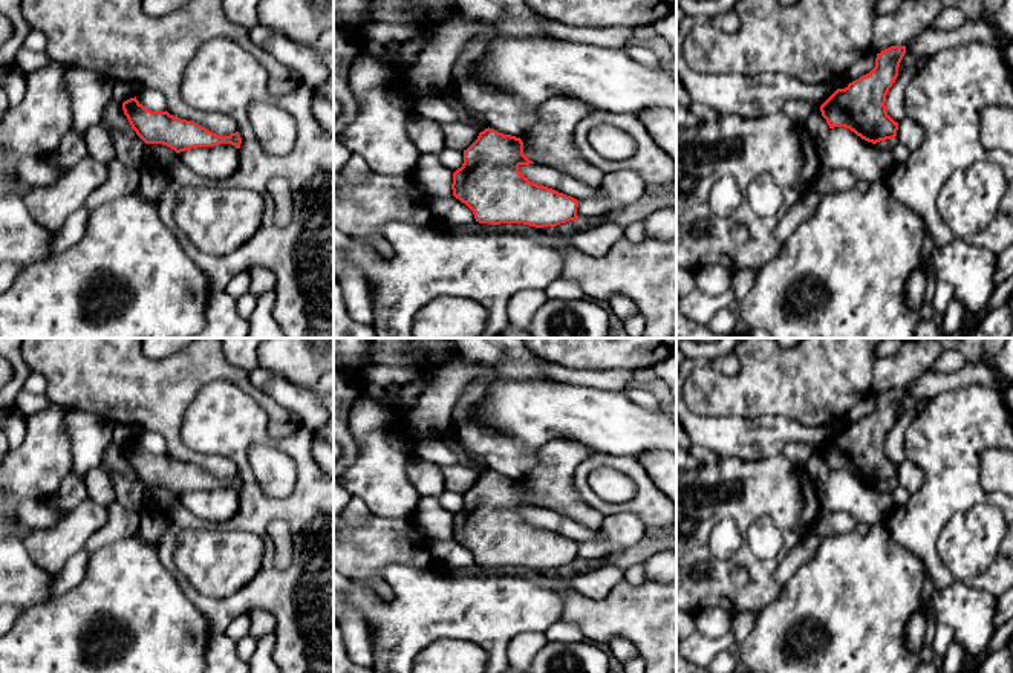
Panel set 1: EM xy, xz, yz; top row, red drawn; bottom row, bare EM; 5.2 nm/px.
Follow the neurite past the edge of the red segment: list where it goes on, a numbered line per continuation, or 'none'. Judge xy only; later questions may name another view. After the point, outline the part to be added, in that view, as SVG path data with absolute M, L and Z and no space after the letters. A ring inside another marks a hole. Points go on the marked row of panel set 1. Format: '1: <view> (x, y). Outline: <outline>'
none

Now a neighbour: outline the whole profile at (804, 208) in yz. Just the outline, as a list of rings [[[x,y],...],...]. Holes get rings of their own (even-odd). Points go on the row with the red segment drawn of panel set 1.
[[[814,188],[806,191],[803,197],[780,219],[774,229],[774,239],[783,243],[797,226],[814,213],[822,197],[823,196]]]

